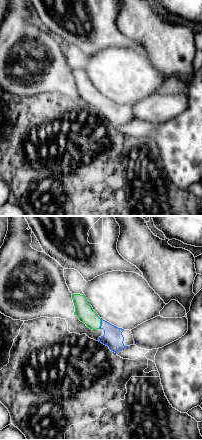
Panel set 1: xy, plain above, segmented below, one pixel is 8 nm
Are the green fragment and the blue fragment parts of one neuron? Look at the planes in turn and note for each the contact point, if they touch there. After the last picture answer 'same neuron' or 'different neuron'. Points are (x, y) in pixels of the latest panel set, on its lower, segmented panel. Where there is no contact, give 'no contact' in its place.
meets green at (100, 323)

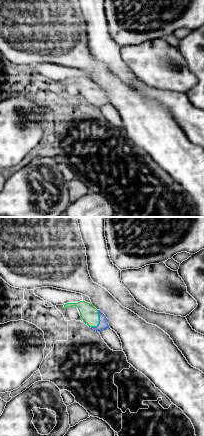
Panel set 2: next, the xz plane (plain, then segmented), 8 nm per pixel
meets green at (99, 320)

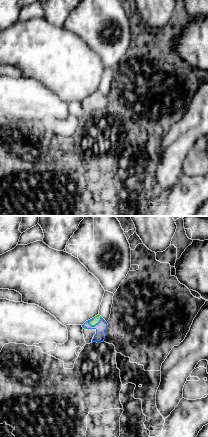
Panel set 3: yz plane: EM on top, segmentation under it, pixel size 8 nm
meets green at (95, 324)

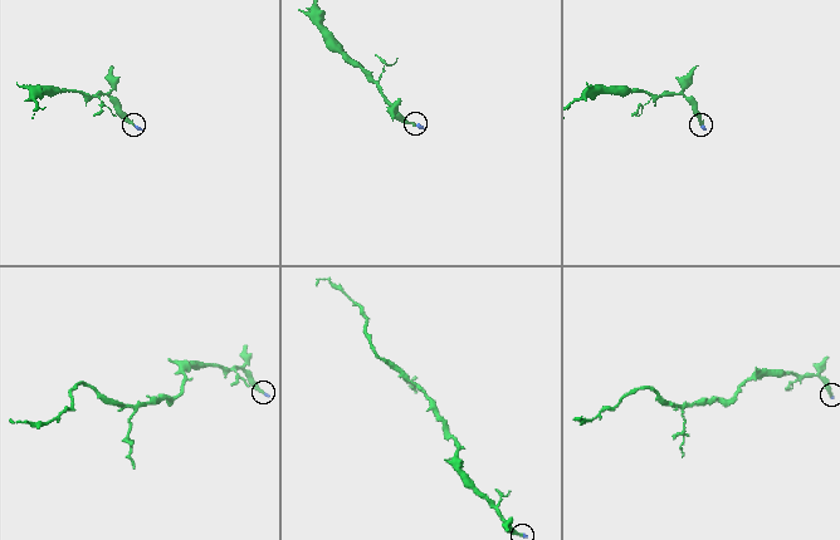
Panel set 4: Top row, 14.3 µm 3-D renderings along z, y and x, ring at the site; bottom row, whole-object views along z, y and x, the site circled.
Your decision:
same neuron

